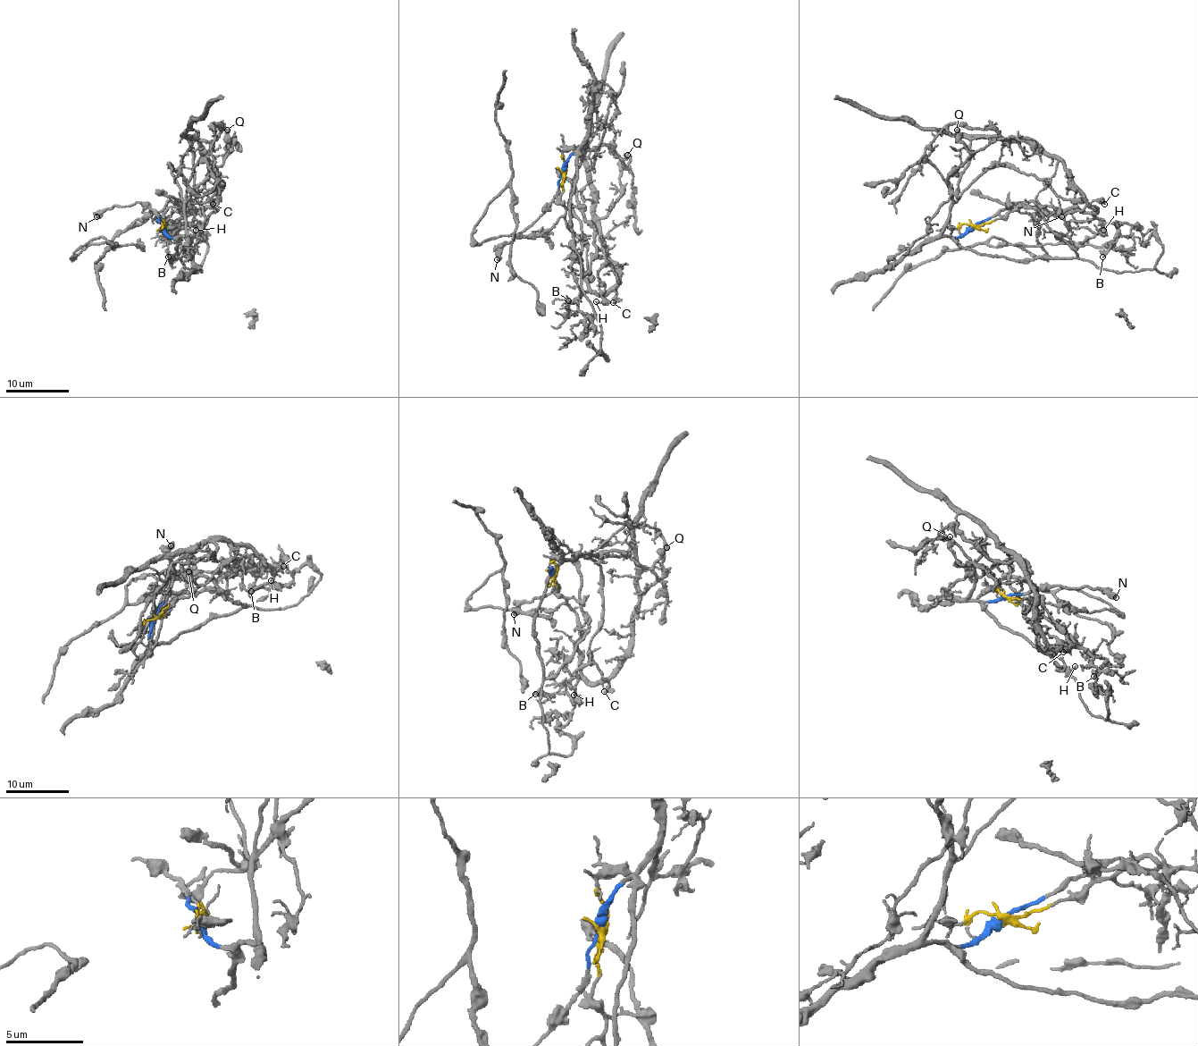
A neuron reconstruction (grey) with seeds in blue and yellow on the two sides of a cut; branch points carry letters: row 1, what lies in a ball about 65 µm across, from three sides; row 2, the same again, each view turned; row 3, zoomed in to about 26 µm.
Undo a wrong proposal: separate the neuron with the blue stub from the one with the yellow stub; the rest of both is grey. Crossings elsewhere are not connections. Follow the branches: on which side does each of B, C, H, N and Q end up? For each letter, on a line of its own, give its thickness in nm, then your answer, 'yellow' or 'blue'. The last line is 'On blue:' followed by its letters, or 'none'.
B: 440 nm | yellow
C: 280 nm | yellow
H: 170 nm | yellow
N: 600 nm | blue
Q: 480 nm | blue
On blue: N, Q

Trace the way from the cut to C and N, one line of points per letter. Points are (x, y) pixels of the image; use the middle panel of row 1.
C: (563, 170), (561, 203), (565, 225), (580, 241), (583, 277), (600, 294), (615, 288), (613, 302)
N: (563, 170), (557, 194), (537, 217), (503, 248), (497, 260)

